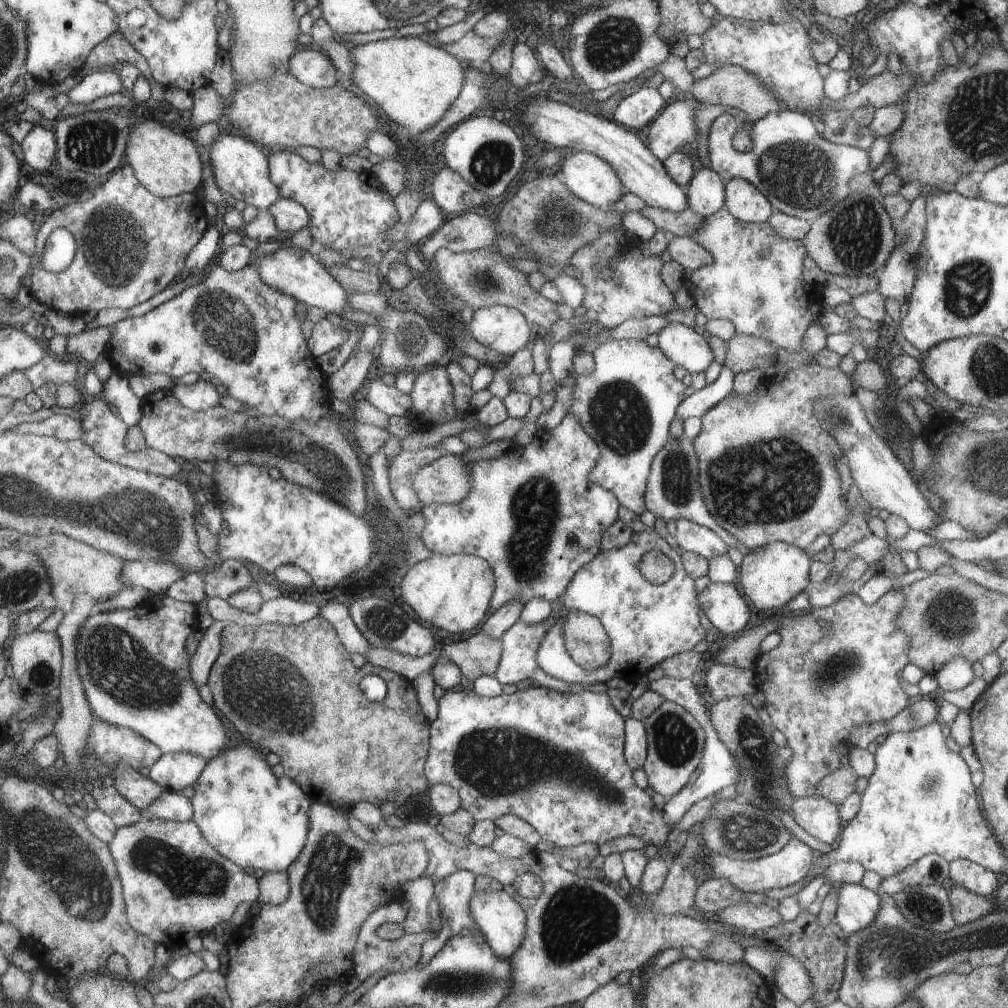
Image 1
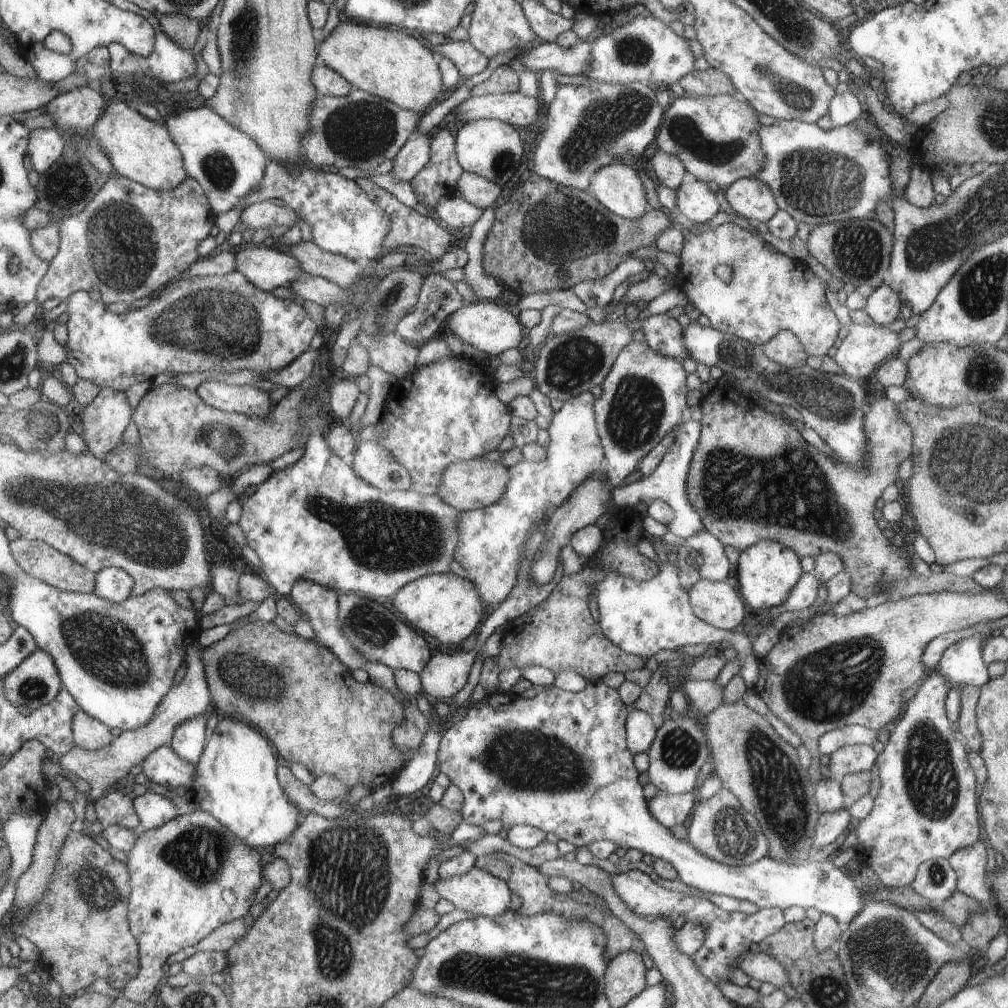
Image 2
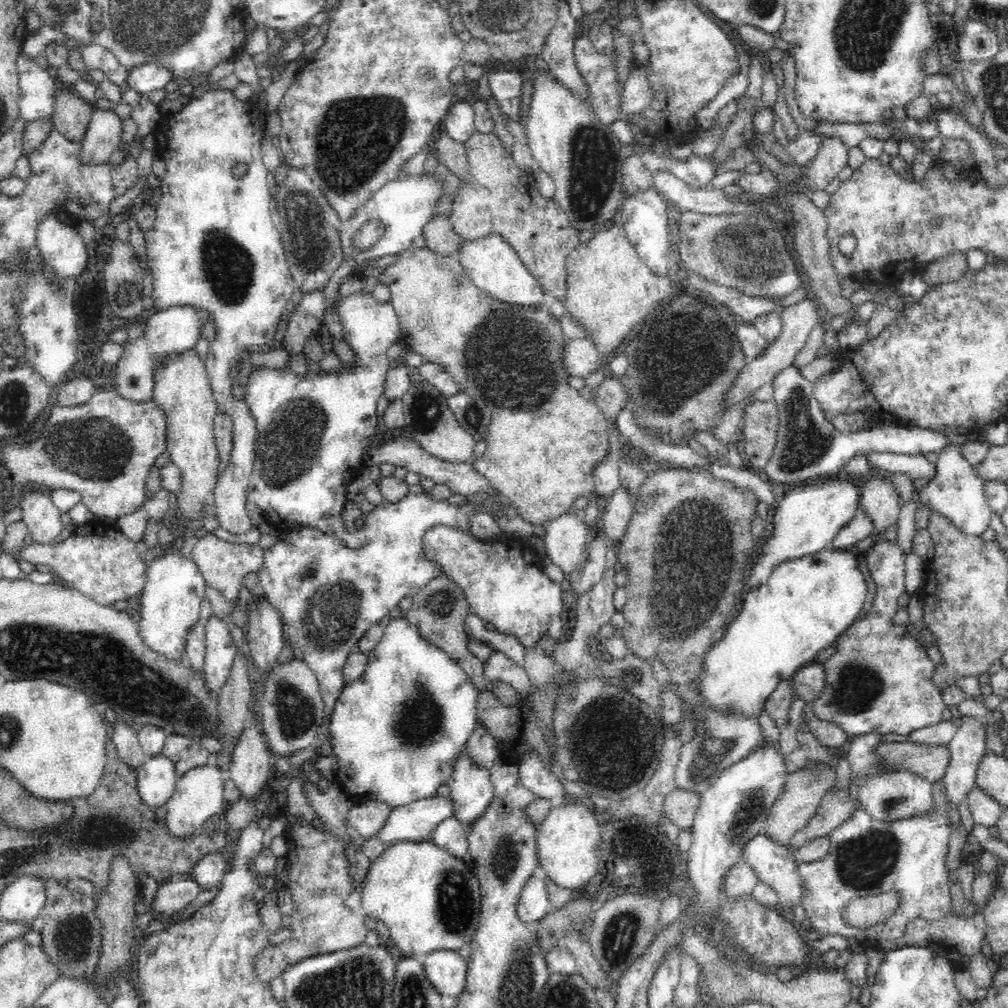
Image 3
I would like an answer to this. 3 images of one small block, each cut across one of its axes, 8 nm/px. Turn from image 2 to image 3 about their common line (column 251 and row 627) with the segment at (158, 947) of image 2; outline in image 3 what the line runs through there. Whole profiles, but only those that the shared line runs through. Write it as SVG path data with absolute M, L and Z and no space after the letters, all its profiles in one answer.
M878 536L874 546L872 546L870 550L863 553L861 559L868 564L868 574L870 574L870 578L872 578L872 580L874 580L874 584L876 584L876 596L874 596L874 604L872 604L872 608L870 608L866 614L860 614L860 620L857 620L854 622L854 624L851 624L844 632L839 633L838 638L836 639L836 652L832 654L832 658L828 658L826 662L823 663L826 682L823 685L823 689L819 695L815 697L814 701L812 701L812 706L814 707L813 714L820 720L839 724L844 729L844 732L849 733L850 736L874 732L875 730L882 734L908 735L914 731L920 730L920 728L944 721L943 712L947 708L944 705L941 690L938 689L937 685L935 685L933 681L936 663L930 659L928 651L924 649L924 646L922 646L918 640L910 638L910 634L906 632L906 626L898 626L898 624L894 624L894 622L892 622L892 616L898 612L898 598L903 596L902 592L904 592L905 557L906 553L904 550L902 550L900 545L892 543L891 540L888 540L882 536Z

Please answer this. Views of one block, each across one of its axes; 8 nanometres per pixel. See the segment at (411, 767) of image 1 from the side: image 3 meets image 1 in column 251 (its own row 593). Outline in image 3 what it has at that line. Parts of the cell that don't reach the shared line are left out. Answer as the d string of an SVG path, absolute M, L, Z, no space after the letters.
M670 466L666 469L656 470L647 474L647 480L640 488L633 506L632 518L626 526L625 535L621 540L621 548L617 552L619 566L628 567L628 579L624 586L627 592L627 601L623 608L626 624L621 628L622 636L632 654L644 660L657 659L662 662L668 668L671 682L674 684L681 686L698 678L698 667L702 664L703 656L714 644L712 635L718 629L725 628L729 620L736 615L739 604L742 603L743 594L748 589L745 584L747 565L750 564L750 556L753 556L753 551L757 546L757 541L752 536L750 528L758 503L758 497L750 489L735 486L728 480L720 480L705 467L687 470Z

